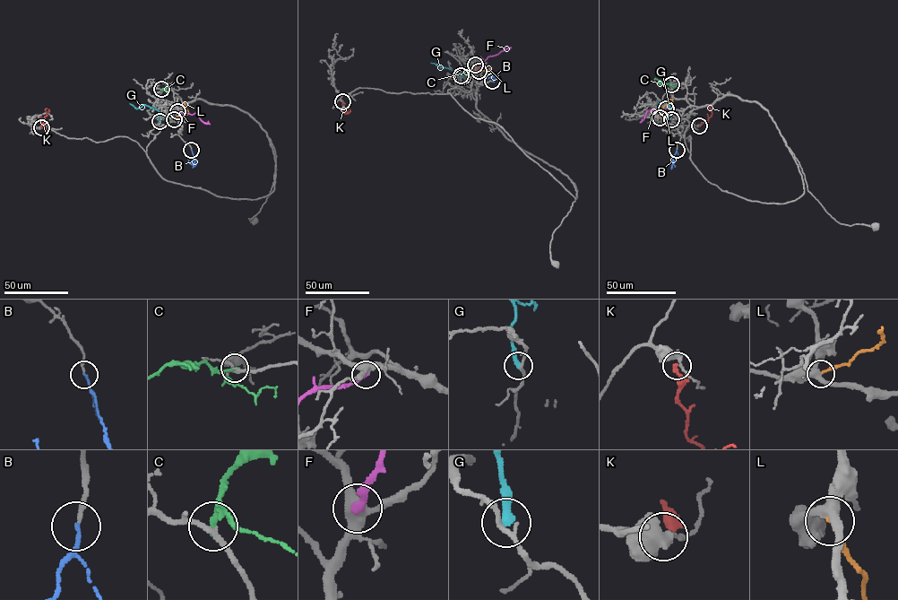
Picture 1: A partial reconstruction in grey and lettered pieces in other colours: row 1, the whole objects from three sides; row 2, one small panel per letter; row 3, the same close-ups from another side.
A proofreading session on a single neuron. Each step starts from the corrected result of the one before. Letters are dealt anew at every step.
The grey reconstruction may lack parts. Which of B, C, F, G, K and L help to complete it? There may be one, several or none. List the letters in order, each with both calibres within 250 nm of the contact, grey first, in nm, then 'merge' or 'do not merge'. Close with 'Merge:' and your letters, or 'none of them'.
B: 180 nm thick on the grey side, 160 nm on the other; merge
C: 190 nm thick on the grey side, 140 nm on the other; do not merge
F: 400 nm thick on the grey side, 280 nm on the other; do not merge
G: 190 nm thick on the grey side, 380 nm on the other; do not merge
K: 260 nm thick on the grey side, 280 nm on the other; do not merge
L: 380 nm thick on the grey side, 180 nm on the other; do not merge
Merge: B

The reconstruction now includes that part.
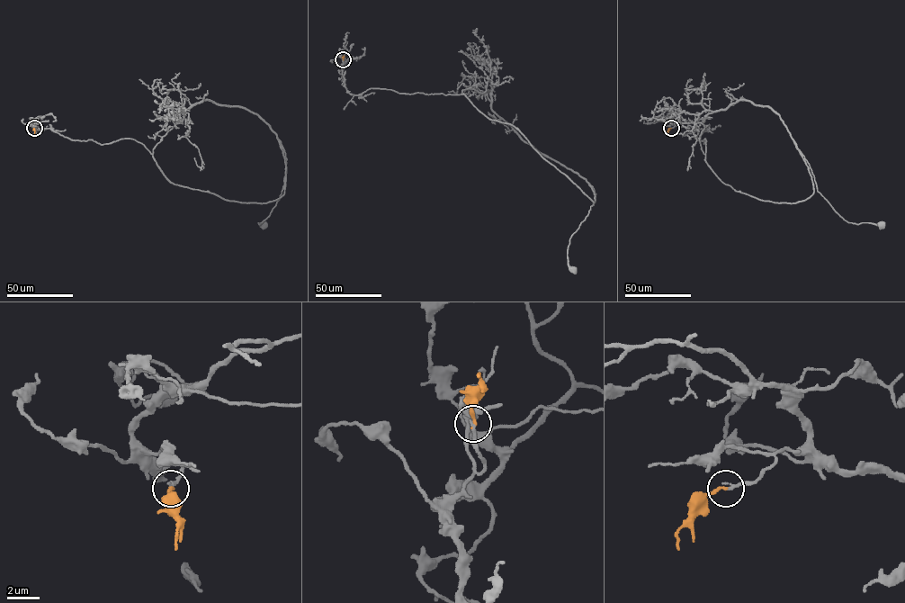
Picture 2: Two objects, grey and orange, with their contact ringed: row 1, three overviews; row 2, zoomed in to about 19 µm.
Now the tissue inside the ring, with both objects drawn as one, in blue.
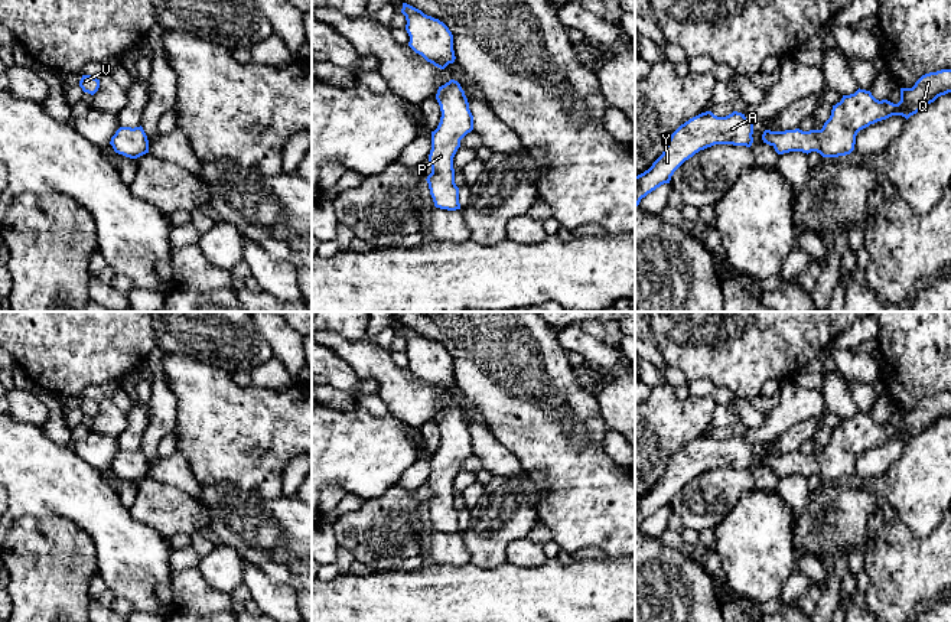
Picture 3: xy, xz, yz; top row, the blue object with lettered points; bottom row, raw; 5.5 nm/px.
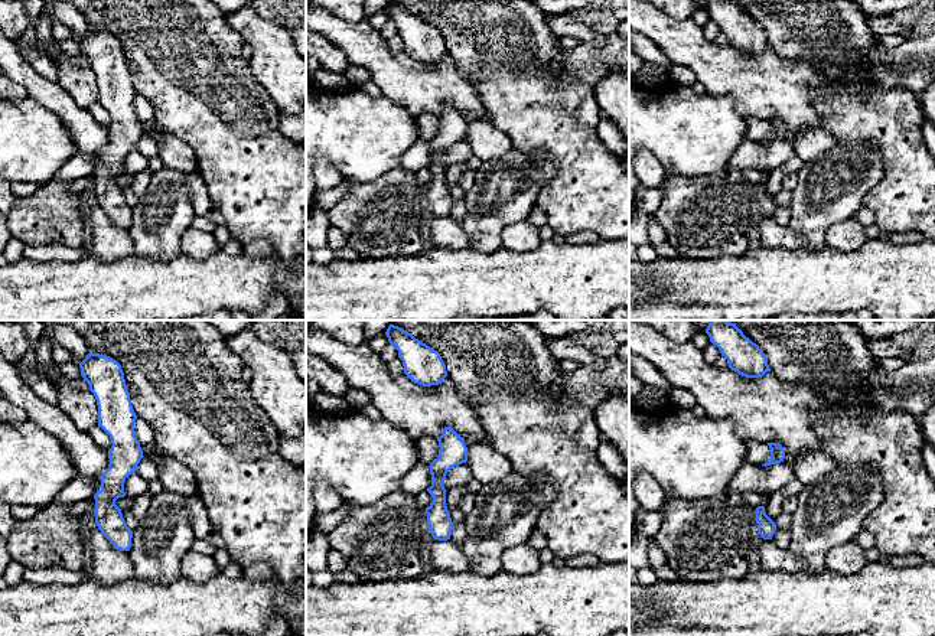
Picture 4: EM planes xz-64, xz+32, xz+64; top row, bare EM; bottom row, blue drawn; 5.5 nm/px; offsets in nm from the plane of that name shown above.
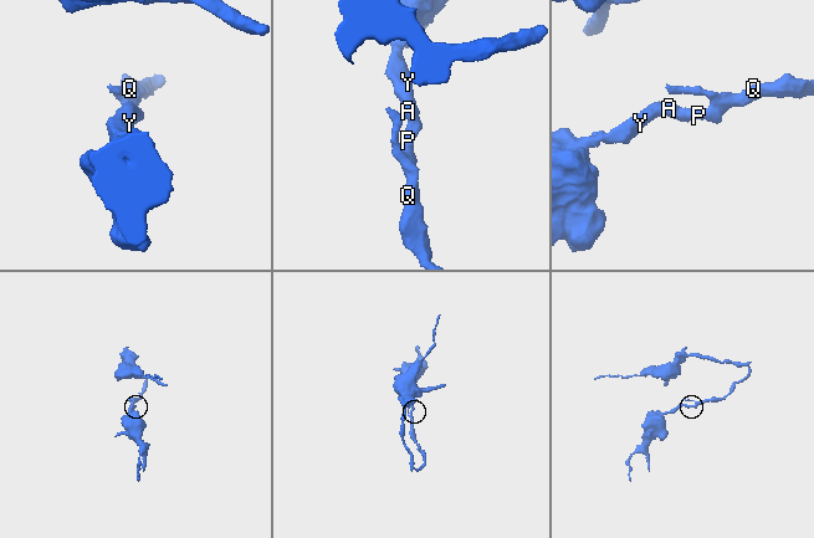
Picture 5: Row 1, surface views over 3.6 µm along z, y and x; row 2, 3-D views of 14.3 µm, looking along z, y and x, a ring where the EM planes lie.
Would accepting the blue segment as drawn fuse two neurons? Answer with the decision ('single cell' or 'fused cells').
single cell

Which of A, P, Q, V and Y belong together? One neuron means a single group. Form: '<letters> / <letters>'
A P Q V Y

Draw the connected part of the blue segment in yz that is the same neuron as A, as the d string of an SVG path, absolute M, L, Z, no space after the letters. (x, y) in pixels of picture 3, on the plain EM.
M711 434L701 436L681 447L670 460L662 478L644 496L635 499L635 530L641 522L664 507L670 507L674 495L700 473L714 468L750 470L753 444L733 434L717 440Z

